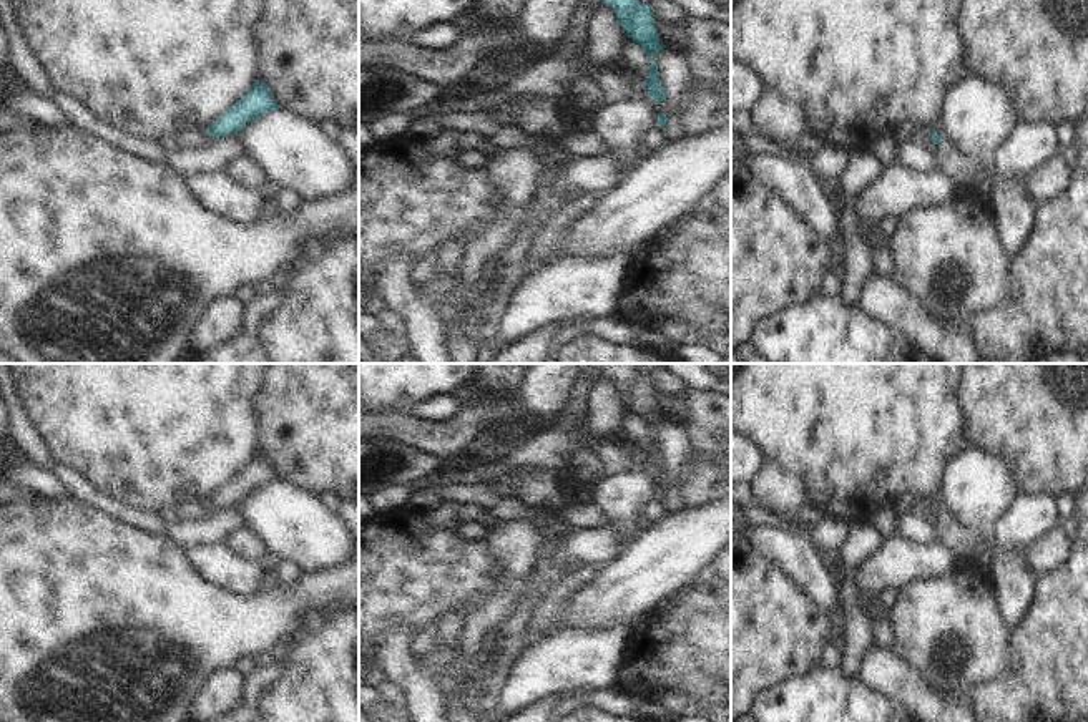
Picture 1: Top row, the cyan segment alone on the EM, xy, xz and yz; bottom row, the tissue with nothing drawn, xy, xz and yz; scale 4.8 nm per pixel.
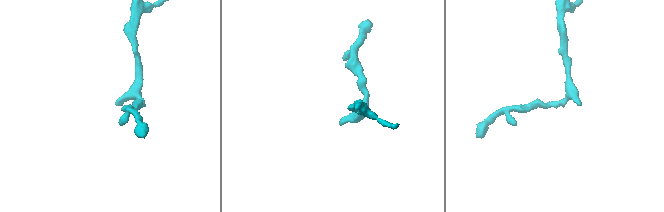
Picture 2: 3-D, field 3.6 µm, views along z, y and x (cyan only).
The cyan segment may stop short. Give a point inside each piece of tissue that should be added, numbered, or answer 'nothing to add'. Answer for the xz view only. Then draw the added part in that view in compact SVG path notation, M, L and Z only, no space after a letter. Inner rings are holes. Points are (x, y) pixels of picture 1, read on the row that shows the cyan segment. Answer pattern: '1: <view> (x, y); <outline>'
nothing to add

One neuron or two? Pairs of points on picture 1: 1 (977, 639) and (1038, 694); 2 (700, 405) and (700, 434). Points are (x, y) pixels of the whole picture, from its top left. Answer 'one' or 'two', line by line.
1: two
2: one

